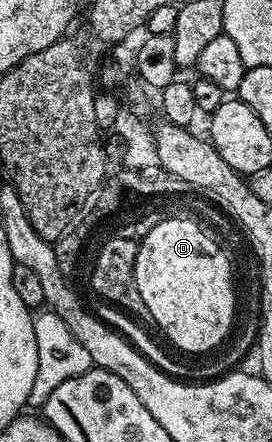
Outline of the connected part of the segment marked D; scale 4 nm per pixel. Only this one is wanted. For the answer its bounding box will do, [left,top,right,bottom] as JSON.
[134,216,238,356]

